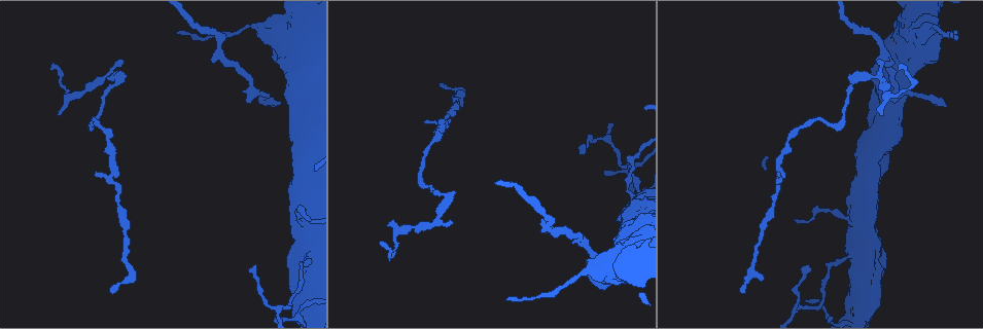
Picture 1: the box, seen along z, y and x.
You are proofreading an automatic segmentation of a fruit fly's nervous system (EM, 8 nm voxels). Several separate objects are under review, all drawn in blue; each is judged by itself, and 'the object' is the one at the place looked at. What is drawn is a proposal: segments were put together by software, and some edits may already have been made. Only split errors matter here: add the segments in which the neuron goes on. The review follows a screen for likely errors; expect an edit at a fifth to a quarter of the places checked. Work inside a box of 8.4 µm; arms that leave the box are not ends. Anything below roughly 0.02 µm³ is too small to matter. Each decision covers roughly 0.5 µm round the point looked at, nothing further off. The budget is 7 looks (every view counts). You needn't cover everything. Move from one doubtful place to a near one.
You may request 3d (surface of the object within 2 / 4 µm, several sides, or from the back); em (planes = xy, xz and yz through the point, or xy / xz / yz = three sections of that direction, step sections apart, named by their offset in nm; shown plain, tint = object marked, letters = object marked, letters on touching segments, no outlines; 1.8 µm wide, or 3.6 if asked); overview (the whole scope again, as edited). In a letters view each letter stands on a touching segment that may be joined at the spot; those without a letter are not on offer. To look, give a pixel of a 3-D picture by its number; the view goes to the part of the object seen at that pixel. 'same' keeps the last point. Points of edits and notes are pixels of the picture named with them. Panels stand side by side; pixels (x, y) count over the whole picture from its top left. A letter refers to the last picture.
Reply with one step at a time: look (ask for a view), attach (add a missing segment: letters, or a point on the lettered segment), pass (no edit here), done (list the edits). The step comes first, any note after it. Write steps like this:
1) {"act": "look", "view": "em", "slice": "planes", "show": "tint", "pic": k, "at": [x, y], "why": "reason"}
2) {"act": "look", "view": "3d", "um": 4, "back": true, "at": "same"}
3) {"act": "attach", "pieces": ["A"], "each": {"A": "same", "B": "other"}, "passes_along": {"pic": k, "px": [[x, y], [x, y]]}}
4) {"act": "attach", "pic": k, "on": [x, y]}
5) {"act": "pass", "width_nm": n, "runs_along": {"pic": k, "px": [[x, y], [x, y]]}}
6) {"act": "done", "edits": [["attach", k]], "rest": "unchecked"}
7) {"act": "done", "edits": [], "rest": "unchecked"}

{"act": "look", "view": "3d", "um": 2, "pic": 1, "at": [943, 102], "why": "tapers out"}

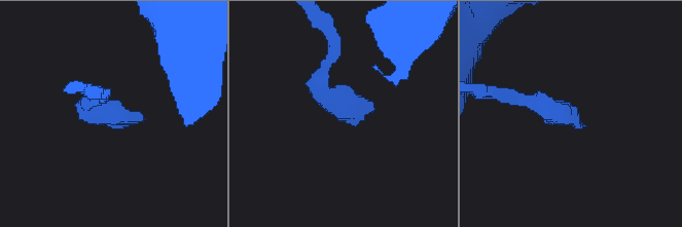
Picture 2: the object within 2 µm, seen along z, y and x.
{"act": "look", "view": "em", "slice": "planes", "show": "letters", "pic": 2, "at": [569, 121], "why": "now the EM"}

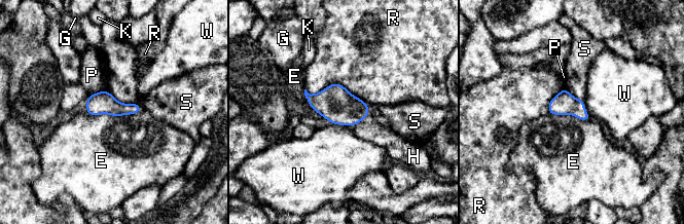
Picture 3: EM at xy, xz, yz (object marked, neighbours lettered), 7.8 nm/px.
{"act": "attach", "pieces": ["H"], "width_nm": 180, "each": {"E": "other", "G": "other", "H": "same", "K": "other", "P": "other", "R": "other", "S": "other", "W": "other"}, "found": "it goes on there"}

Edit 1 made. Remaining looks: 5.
{"act": "look", "view": "overview", "why": "redraw"}

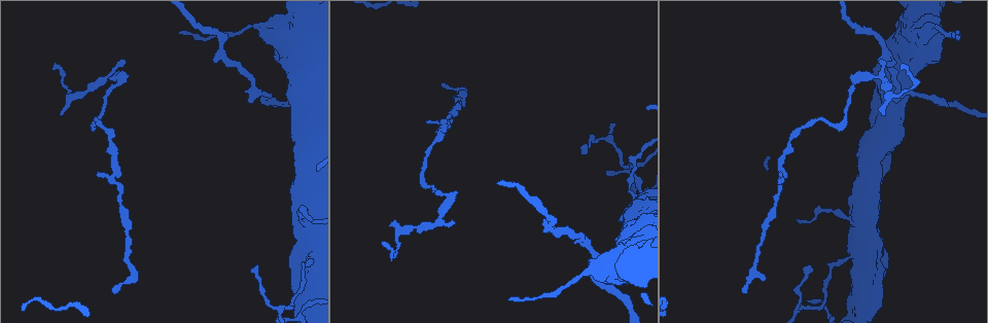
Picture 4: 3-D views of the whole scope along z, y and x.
{"act": "look", "view": "3d", "um": 4, "pic": 4, "at": [61, 115], "why": "branch stops here"}

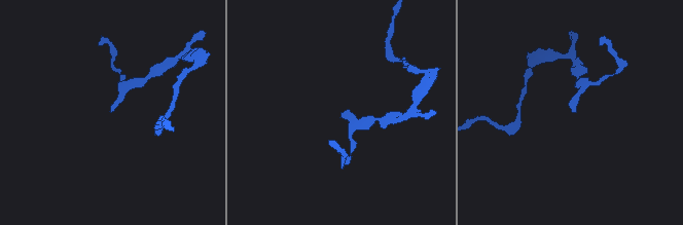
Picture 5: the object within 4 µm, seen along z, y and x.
{"act": "look", "view": "em", "slice": "xy", "step": 8, "show": "tint", "pic": 5, "at": [341, 114]}

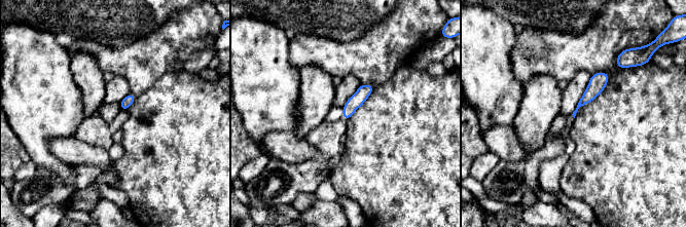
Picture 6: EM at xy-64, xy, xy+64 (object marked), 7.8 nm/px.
{"act": "look", "view": "em", "slice": "xy", "step": 8, "show": "letters", "at": "same"}

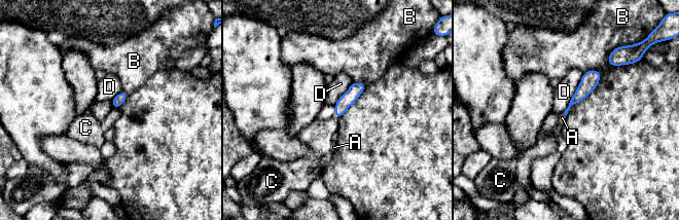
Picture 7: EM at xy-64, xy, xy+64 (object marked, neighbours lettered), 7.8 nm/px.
{"act": "attach", "pieces": ["C"], "each": {"A": "other", "B": "other", "C": "same", "D": "other"}, "found": "the neuron continues"}

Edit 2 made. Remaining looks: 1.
{"act": "look", "view": "em", "slice": "planes", "show": "letters", "pic": 4, "at": [112, 290], "why": "thin end"}

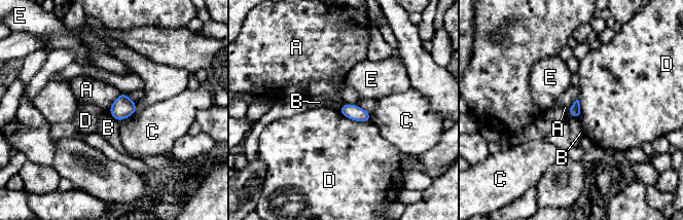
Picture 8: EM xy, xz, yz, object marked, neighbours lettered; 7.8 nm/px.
{"act": "pass", "each": {"A": "other", "B": "other", "C": "other", "D": "other", "E": "other"}, "border": {"pic": 8, "px": [[111, 105], [108, 109]]}, "found": "none of them fits"}

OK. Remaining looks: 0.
{"act": "done", "edits": [["attach", 3], ["attach", 7]], "rest": "unchecked"}

